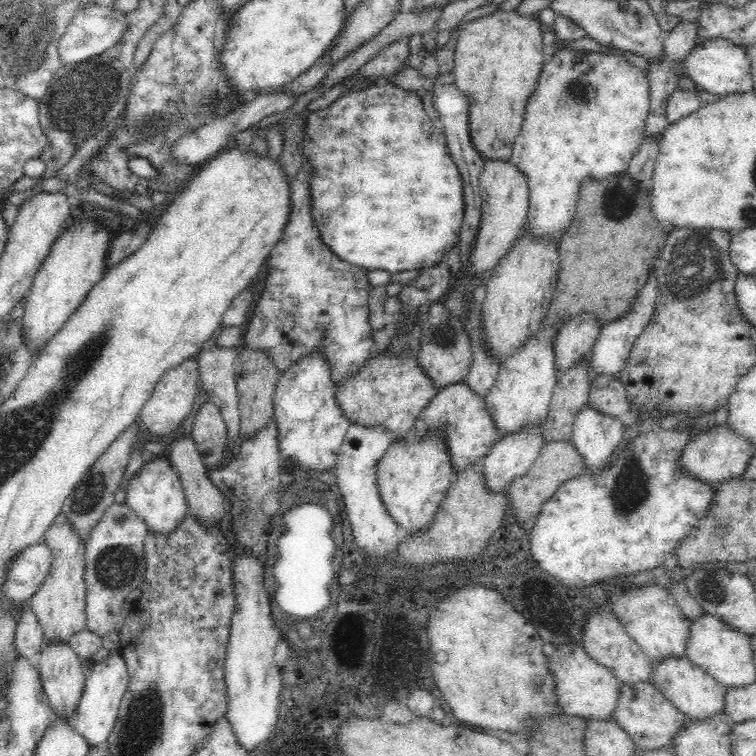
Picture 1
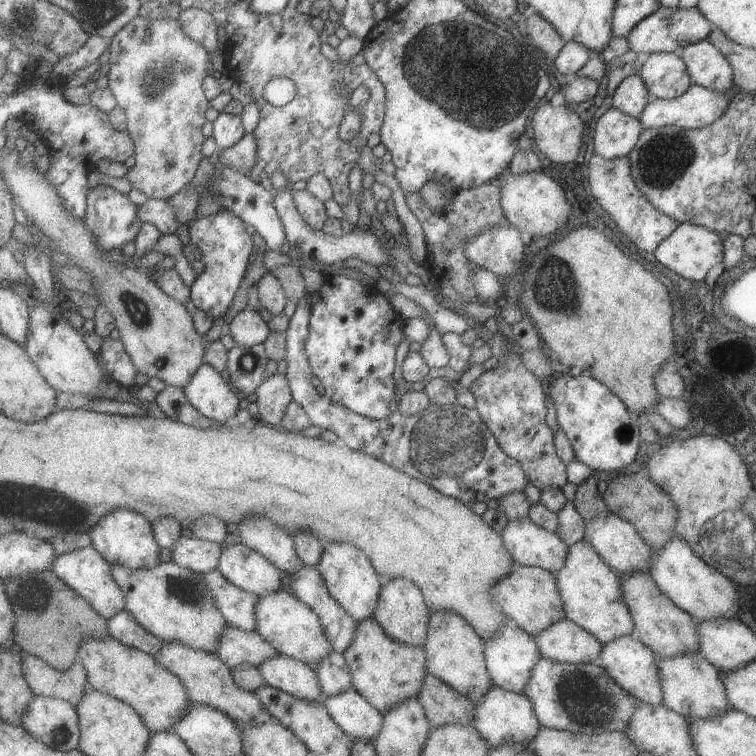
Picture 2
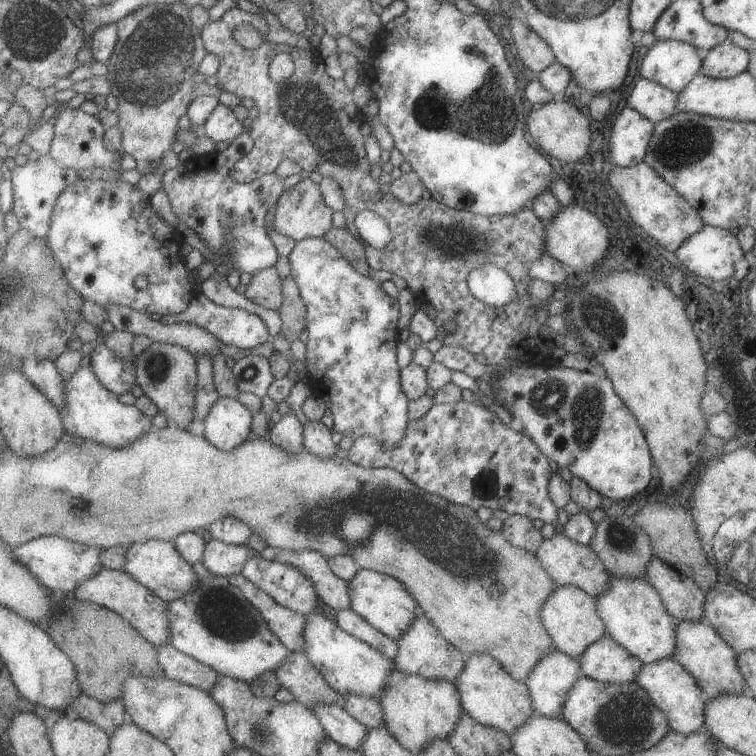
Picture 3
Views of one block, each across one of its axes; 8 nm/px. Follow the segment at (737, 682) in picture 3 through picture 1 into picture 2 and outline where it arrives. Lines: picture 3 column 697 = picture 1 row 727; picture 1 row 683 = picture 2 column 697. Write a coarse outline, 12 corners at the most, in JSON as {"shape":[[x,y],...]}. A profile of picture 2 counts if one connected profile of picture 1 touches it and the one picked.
{"shape":[[648,572],[619,576],[631,635],[656,656],[698,652],[698,622]]}

